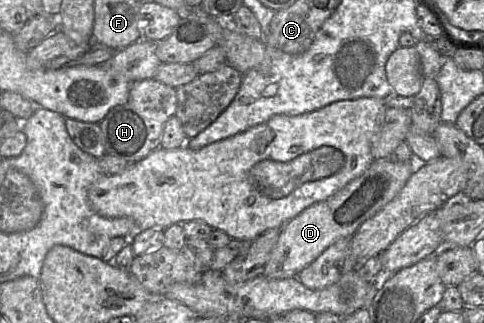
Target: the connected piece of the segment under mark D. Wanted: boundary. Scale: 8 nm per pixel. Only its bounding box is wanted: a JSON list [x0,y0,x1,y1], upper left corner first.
[262,159,412,279]

